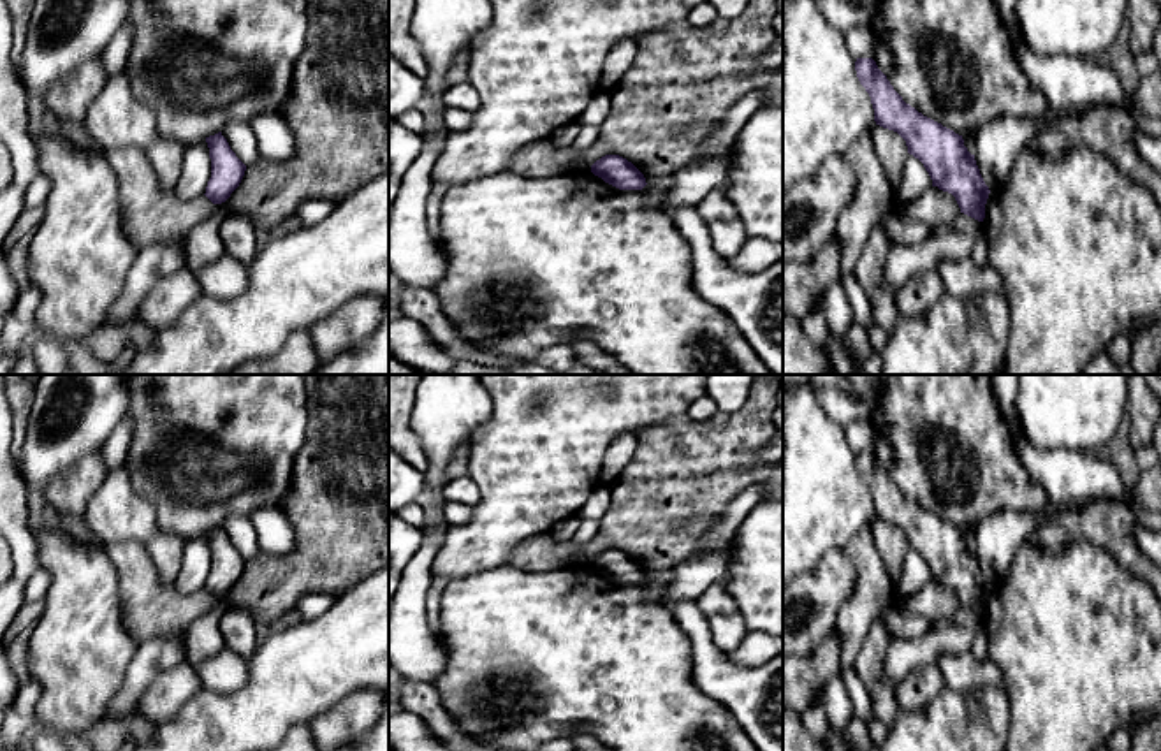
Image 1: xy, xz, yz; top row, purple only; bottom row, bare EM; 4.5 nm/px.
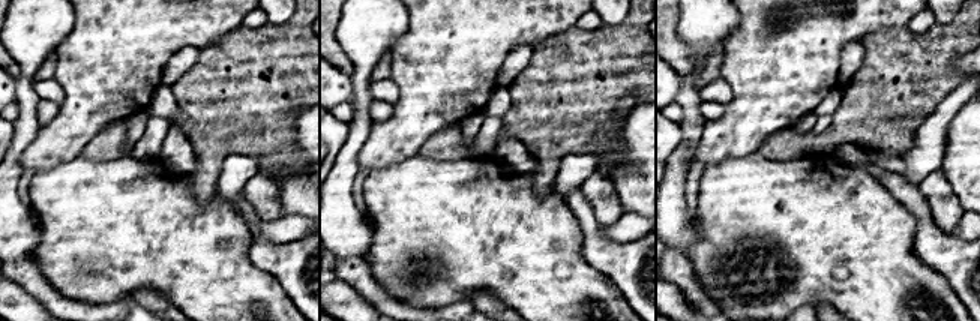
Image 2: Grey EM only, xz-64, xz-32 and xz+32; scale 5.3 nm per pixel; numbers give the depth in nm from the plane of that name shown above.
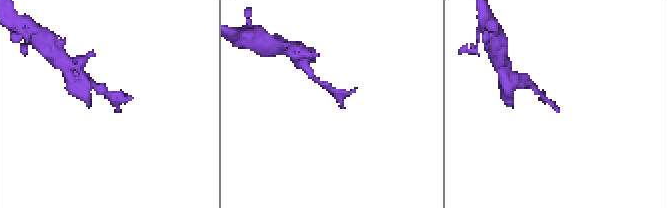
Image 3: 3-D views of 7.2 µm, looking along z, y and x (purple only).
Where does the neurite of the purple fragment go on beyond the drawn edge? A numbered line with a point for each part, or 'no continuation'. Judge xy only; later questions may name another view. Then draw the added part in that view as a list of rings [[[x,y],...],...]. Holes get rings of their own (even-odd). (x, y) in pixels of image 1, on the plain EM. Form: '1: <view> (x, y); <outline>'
no continuation

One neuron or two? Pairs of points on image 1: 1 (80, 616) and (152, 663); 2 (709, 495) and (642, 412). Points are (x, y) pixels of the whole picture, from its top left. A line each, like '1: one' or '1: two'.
1: two
2: two

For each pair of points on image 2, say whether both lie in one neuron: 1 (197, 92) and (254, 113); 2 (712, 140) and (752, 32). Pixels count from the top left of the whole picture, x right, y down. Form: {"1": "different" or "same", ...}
{"1": "same", "2": "same"}

